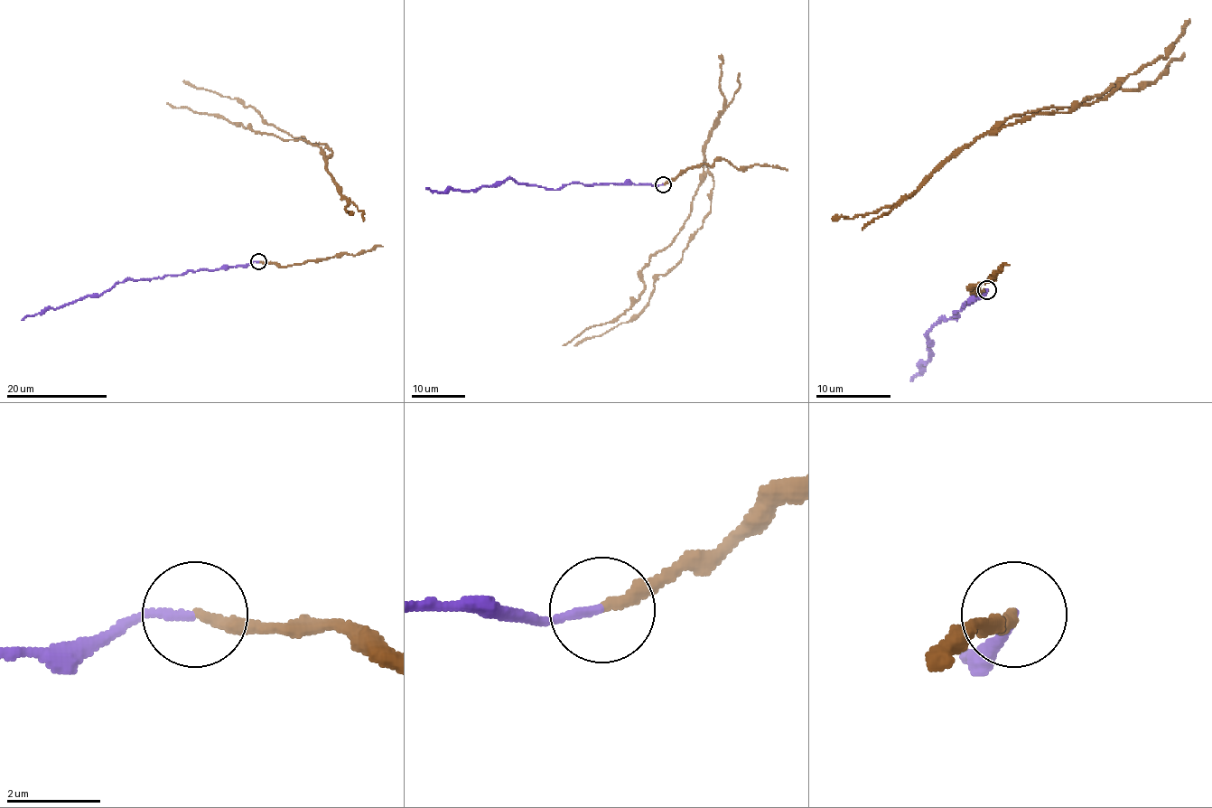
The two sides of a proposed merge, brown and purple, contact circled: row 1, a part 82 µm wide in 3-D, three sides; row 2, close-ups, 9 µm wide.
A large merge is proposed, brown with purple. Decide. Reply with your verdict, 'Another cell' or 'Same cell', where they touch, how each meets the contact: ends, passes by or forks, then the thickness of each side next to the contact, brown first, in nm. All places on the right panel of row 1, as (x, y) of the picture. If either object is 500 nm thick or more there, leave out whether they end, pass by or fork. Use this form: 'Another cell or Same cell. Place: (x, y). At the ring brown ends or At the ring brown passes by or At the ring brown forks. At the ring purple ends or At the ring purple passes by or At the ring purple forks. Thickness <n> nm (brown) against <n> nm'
Same cell. Place: (986, 289). At the ring brown ends. At the ring purple ends. Thickness 240 nm (brown) against 180 nm

